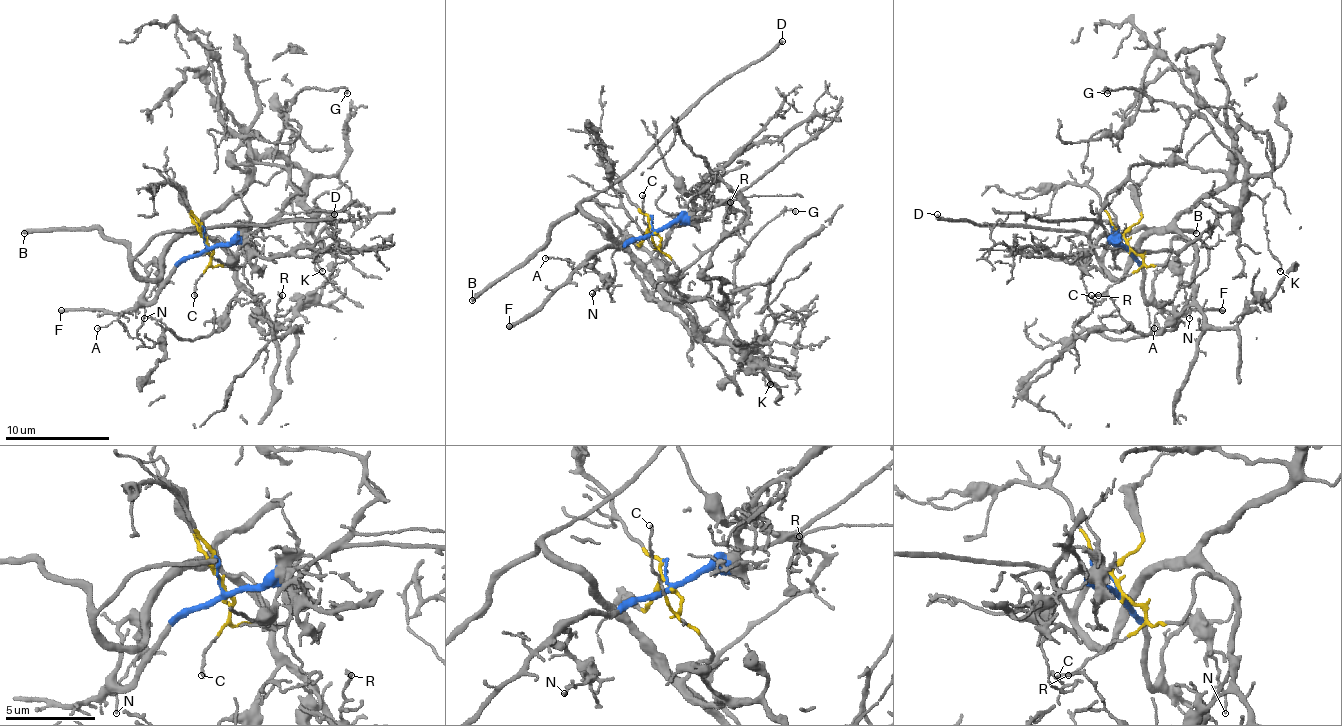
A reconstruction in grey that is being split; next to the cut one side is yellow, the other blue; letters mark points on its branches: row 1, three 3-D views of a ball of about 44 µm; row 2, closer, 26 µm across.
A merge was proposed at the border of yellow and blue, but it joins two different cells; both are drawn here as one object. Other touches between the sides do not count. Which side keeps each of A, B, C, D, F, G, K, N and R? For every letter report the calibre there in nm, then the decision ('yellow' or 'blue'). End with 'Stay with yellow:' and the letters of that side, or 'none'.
A: 90 nm | blue
B: 320 nm | yellow
C: 130 nm | yellow
D: 280 nm | yellow
F: 260 nm | blue
G: 170 nm | yellow
K: 70 nm | yellow
N: 100 nm | blue
R: 150 nm | yellow
Stay with yellow: B, C, D, G, K, R

